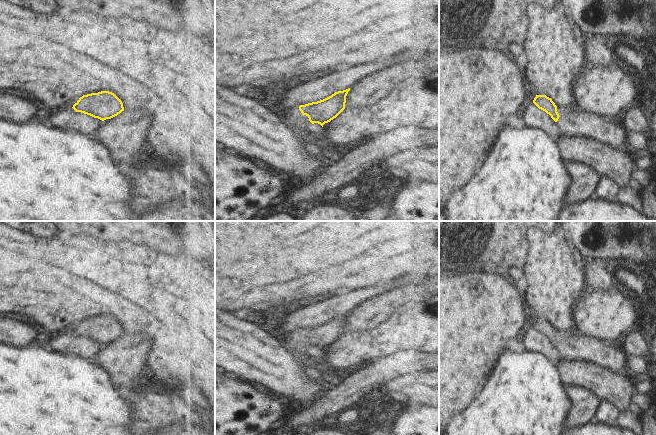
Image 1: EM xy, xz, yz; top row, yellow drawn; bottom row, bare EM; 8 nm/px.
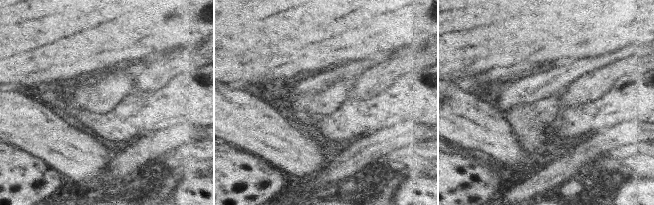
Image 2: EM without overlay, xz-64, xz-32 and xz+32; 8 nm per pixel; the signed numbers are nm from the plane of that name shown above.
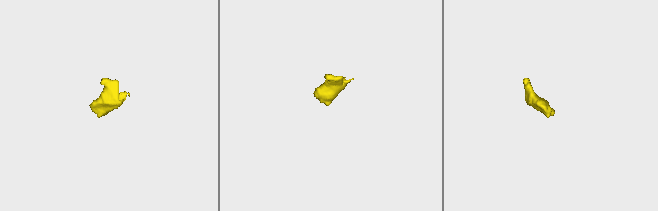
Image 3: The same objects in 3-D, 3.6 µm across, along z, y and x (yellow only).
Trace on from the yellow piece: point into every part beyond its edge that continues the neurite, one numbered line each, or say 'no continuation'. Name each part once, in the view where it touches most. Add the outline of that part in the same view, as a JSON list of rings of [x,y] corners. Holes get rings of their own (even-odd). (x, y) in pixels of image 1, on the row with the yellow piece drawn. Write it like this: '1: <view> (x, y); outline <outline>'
1: xz (300, 125); outline [[[299,107],[288,110],[282,116],[286,127],[298,136],[306,145],[311,145],[314,142],[310,137],[309,130],[312,129],[313,124],[309,121],[308,116],[303,115]]]

